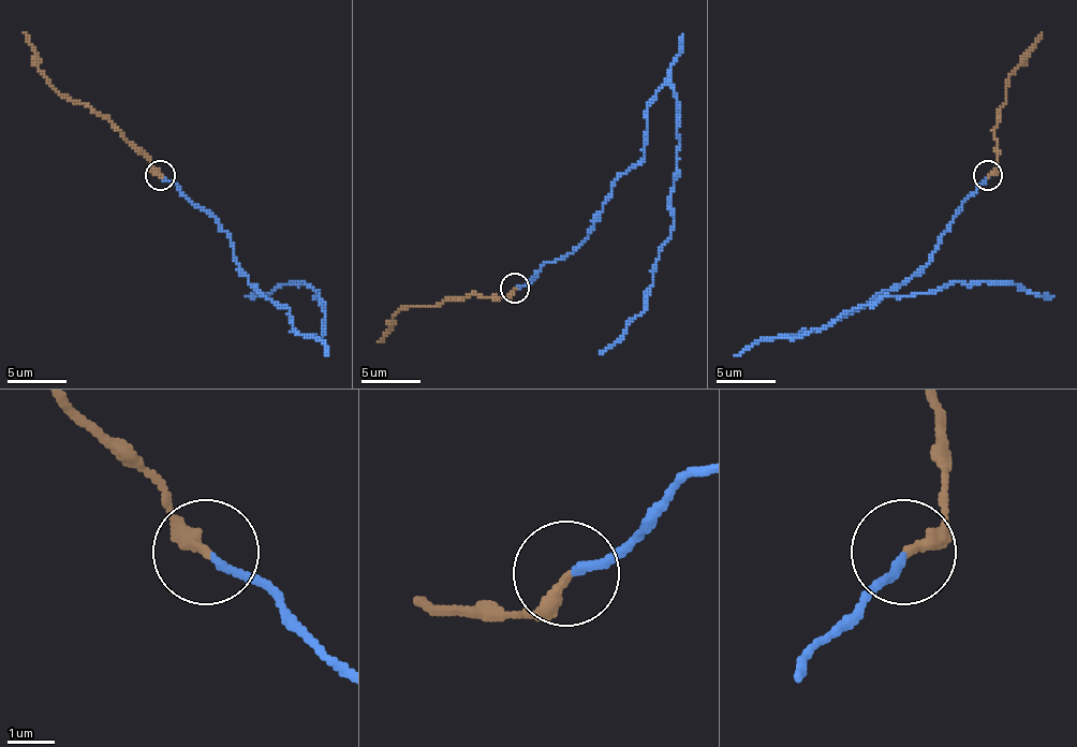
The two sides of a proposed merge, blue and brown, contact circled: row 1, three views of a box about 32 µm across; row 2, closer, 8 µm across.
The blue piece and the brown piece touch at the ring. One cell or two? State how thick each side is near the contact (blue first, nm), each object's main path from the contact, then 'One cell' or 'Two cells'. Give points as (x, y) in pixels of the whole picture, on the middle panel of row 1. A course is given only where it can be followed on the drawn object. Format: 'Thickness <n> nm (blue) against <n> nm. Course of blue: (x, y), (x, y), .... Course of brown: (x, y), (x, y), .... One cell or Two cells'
Thickness 160 nm (blue) against 240 nm. Course of blue: (517, 289), (570, 253), (644, 156), (647, 102), (667, 85), (679, 144), (670, 238), (647, 306), (600, 353). Course of brown: (514, 289), (507, 297), (457, 297), (428, 306), (404, 306), (378, 341). One cell

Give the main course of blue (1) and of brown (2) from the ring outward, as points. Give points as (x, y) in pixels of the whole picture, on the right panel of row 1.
1: (988, 175), (924, 266), (855, 310), (784, 337), (953, 281), (1006, 281), (1053, 296)
2: (988, 175), (997, 165), (997, 115), (1006, 103), (1006, 83), (1042, 32)

